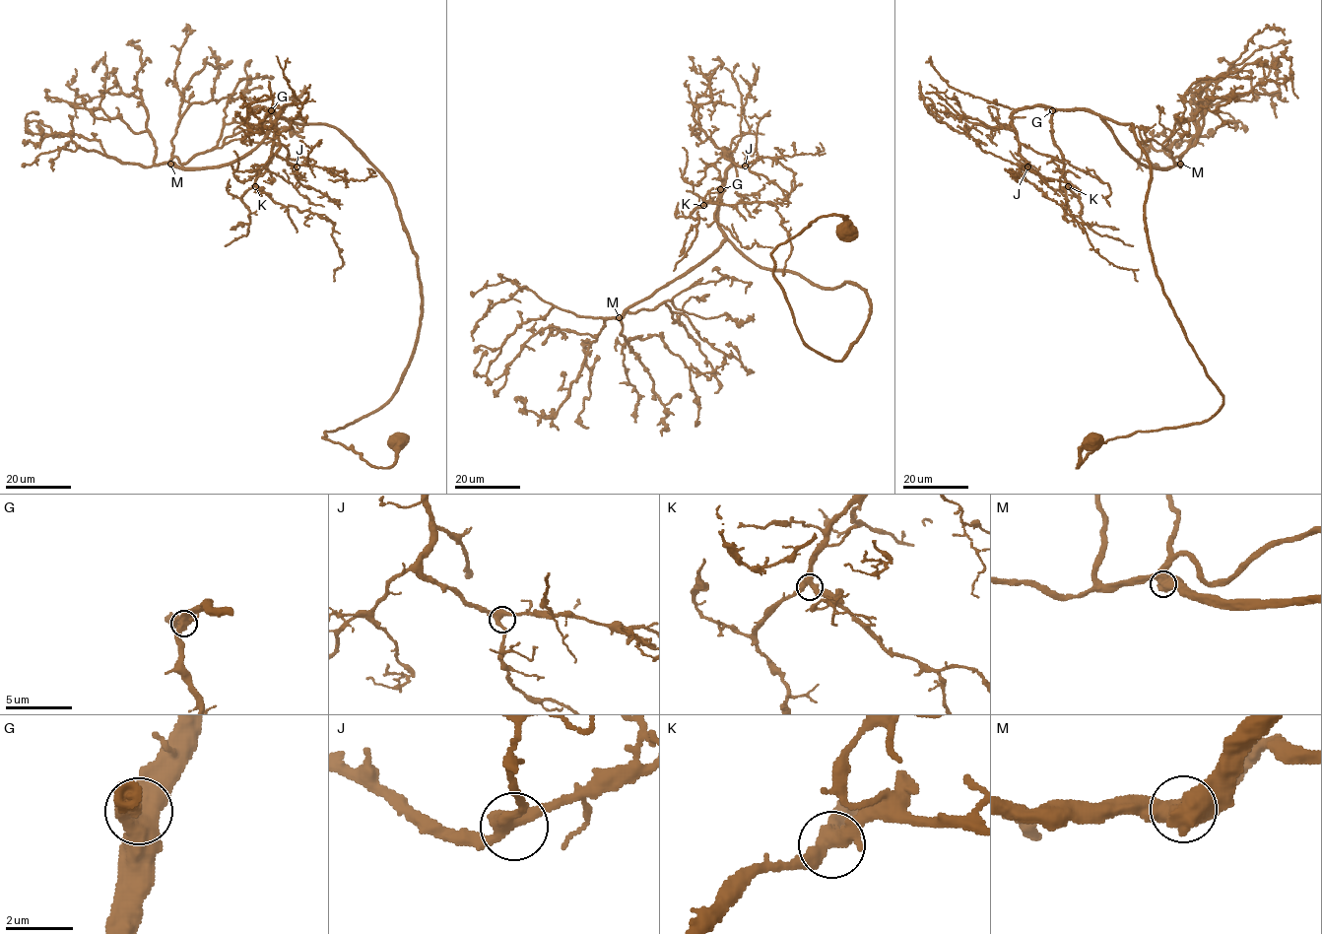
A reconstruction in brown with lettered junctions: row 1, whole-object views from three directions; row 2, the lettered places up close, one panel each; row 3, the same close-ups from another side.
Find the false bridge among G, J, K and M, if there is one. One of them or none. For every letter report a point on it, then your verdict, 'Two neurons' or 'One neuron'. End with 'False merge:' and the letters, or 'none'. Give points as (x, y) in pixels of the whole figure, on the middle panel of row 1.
G: Place: (720, 189). One neuron
J: Place: (745, 166). One neuron
K: Place: (703, 205). One neuron
M: Place: (619, 317). One neuron
False merge: none

